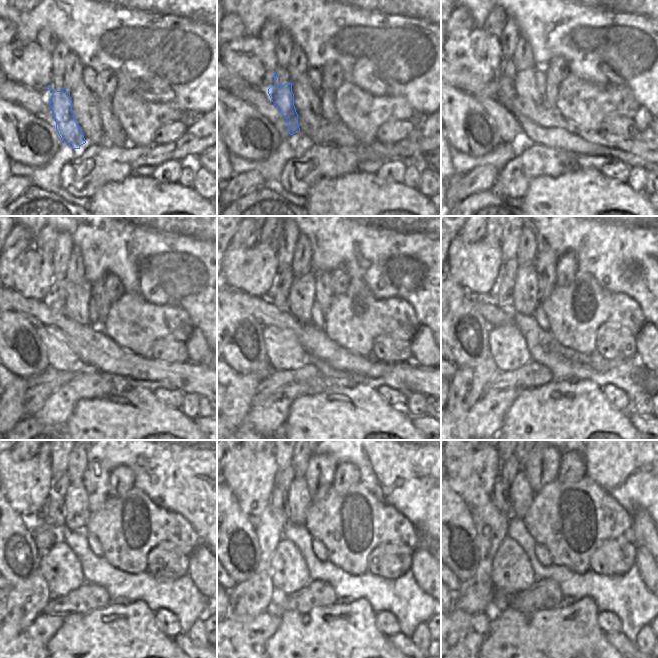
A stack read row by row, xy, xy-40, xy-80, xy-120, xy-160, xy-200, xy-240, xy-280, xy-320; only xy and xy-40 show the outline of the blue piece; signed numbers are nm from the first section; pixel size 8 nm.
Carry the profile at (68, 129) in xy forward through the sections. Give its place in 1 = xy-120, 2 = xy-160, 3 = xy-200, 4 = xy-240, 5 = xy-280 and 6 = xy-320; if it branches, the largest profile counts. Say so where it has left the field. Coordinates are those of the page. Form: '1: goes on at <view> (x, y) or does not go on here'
1: goes on at xy-120 (57, 305)
2: goes on at xy-160 (280, 300)
3: goes on at xy-200 (503, 297)
4: goes on at xy-240 (53, 514)
5: goes on at xy-280 (278, 502)
6: goes on at xy-320 (501, 498)

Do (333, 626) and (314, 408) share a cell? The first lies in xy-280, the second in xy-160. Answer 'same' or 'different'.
same

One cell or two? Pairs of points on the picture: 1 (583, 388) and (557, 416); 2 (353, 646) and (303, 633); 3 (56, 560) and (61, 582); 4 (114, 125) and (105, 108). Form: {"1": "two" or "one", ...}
{"1": "one", "2": "one", "3": "one", "4": "one"}

